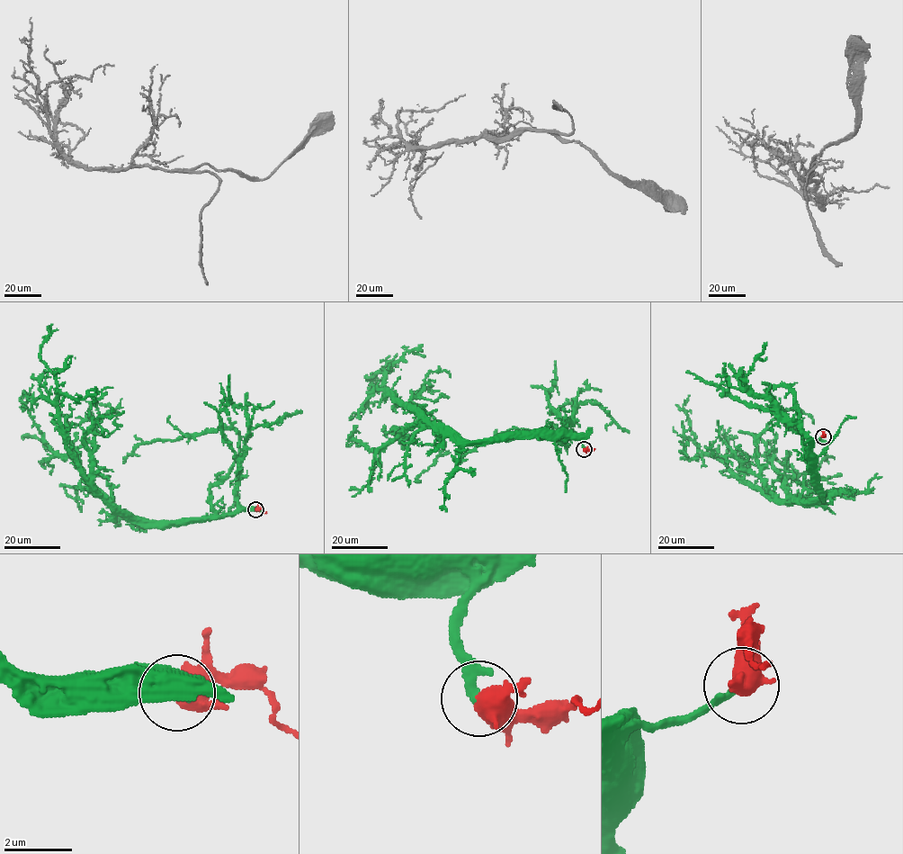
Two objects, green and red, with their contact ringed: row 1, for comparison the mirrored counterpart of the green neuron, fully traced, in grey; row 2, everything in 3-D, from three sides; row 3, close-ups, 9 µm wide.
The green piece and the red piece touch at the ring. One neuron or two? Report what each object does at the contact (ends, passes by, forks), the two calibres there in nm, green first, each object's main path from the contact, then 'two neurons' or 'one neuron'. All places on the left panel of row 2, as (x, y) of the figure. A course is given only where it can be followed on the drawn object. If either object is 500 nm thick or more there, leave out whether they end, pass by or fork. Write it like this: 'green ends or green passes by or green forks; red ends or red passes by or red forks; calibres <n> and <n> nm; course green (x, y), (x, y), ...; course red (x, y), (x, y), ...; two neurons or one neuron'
green ends; red passes by; calibres 260 and 480 nm; course green (255, 509), (165, 522), (135, 521), (114, 510), (69, 450), (60, 421), (58, 385), (40, 355), (52, 325); course red (255, 509), (262, 507), (266, 513); one neuron

